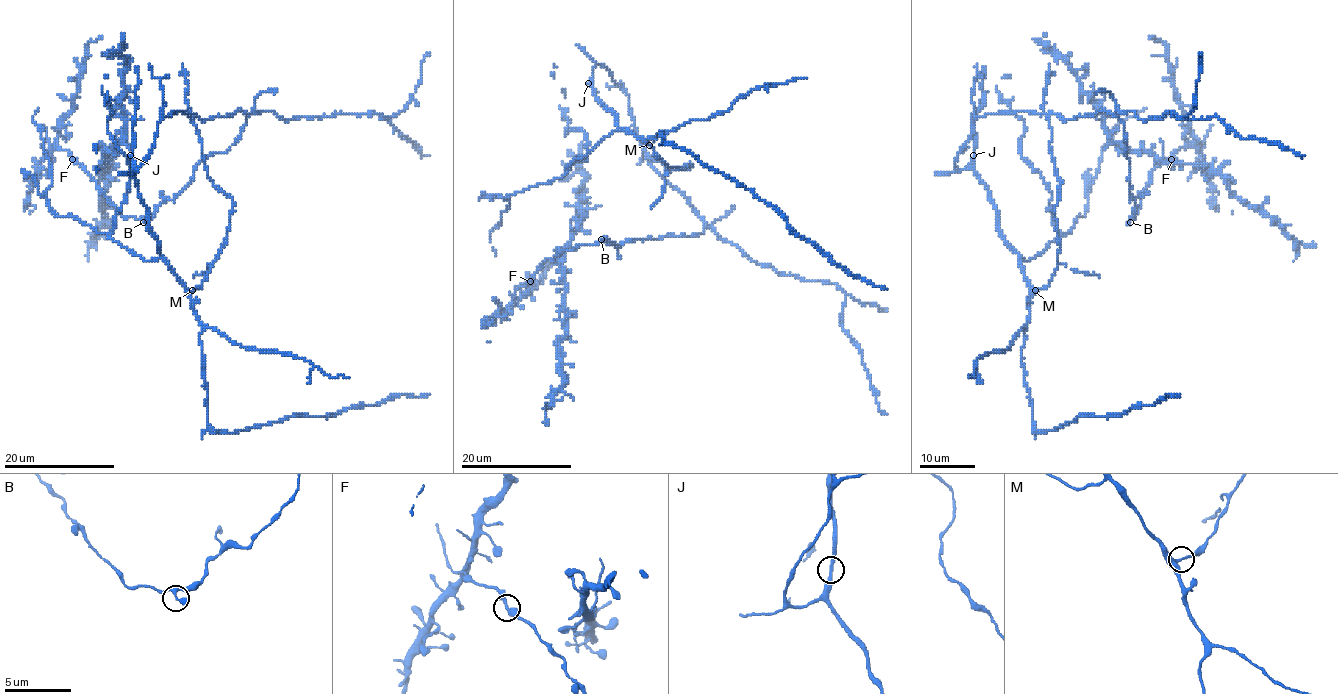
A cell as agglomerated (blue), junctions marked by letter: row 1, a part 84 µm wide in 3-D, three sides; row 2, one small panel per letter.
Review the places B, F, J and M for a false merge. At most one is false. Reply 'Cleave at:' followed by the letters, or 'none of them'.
Cleave at: none of them

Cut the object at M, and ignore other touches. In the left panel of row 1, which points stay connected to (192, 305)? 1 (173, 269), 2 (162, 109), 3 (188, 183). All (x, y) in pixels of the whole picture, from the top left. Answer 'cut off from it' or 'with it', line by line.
1: with it
2: with it
3: with it

